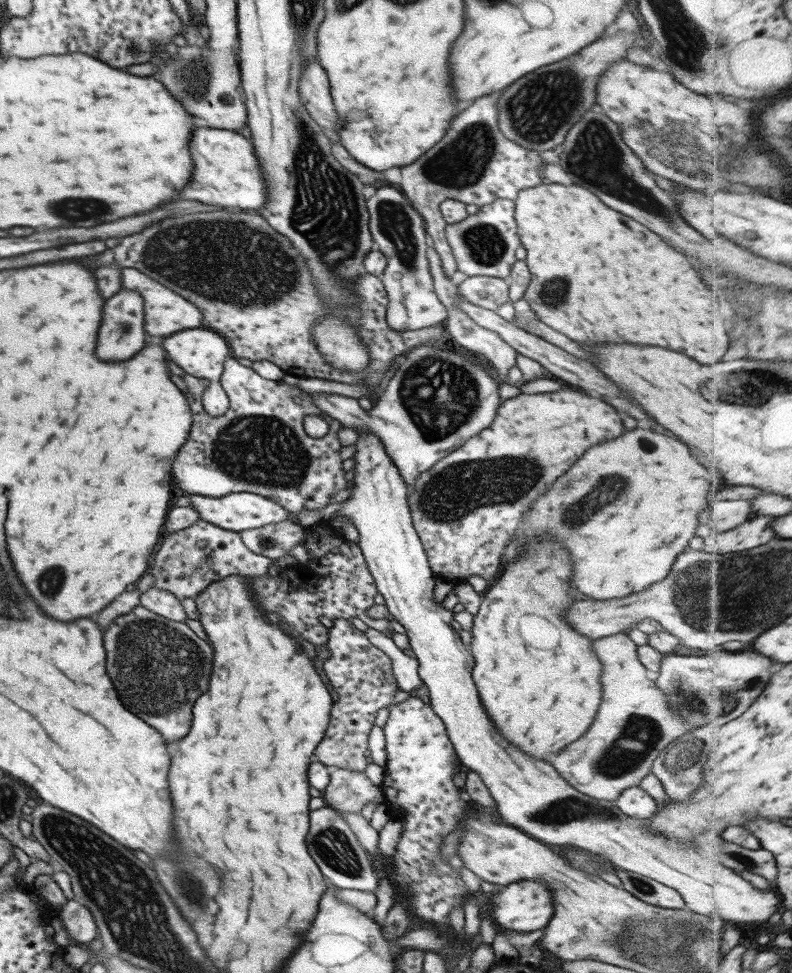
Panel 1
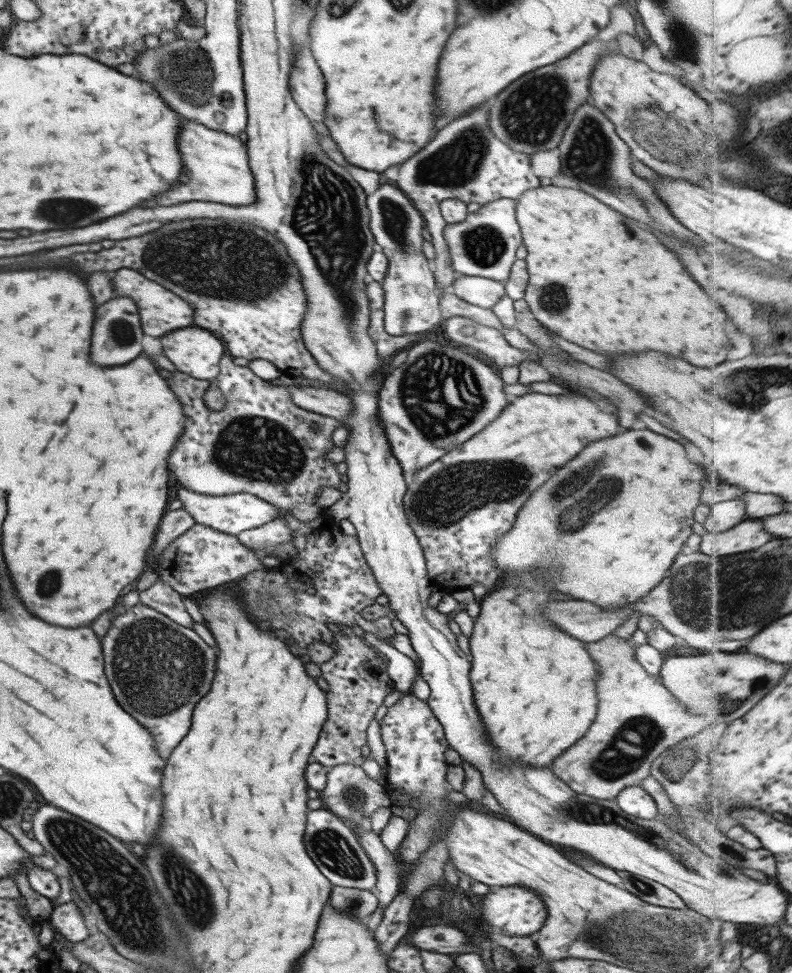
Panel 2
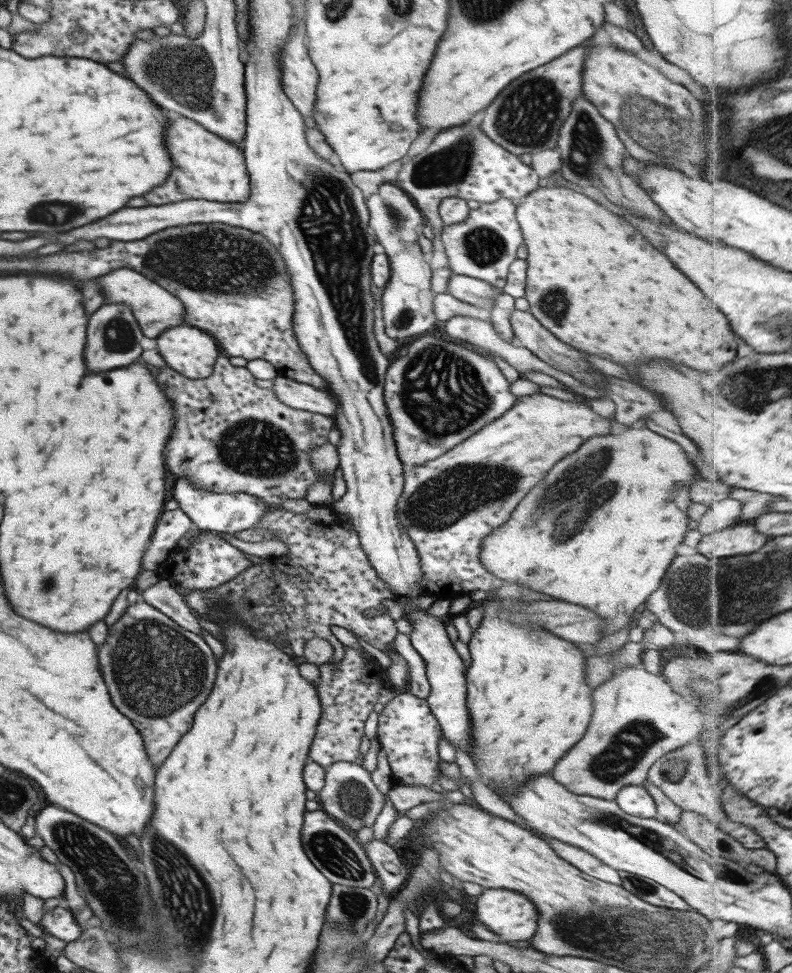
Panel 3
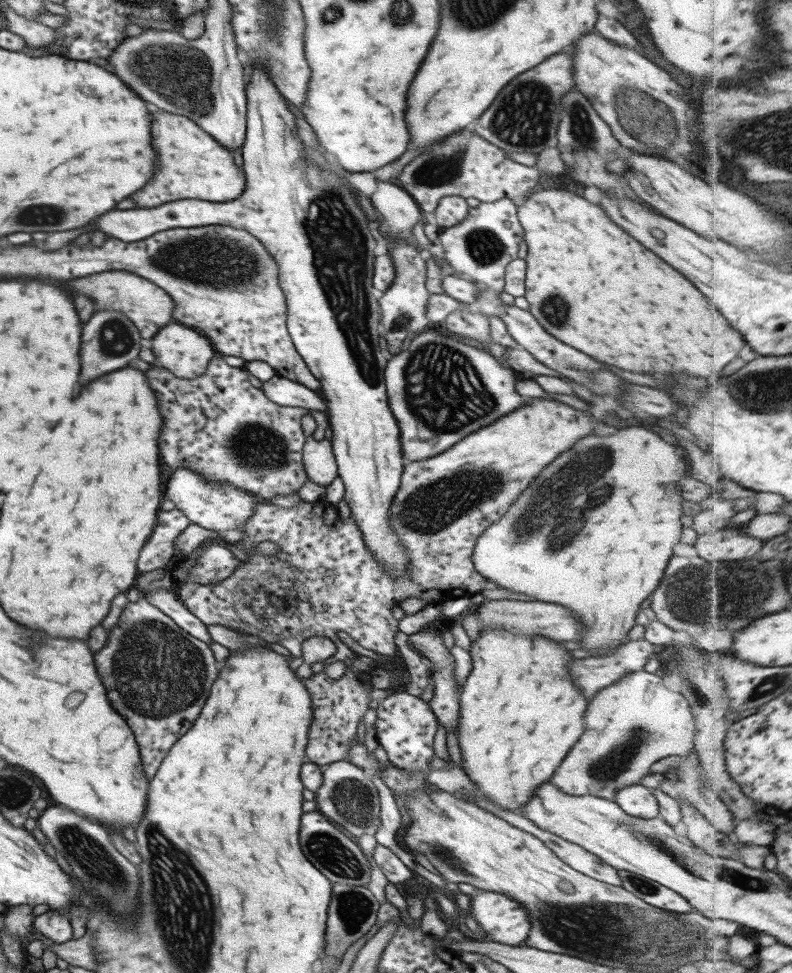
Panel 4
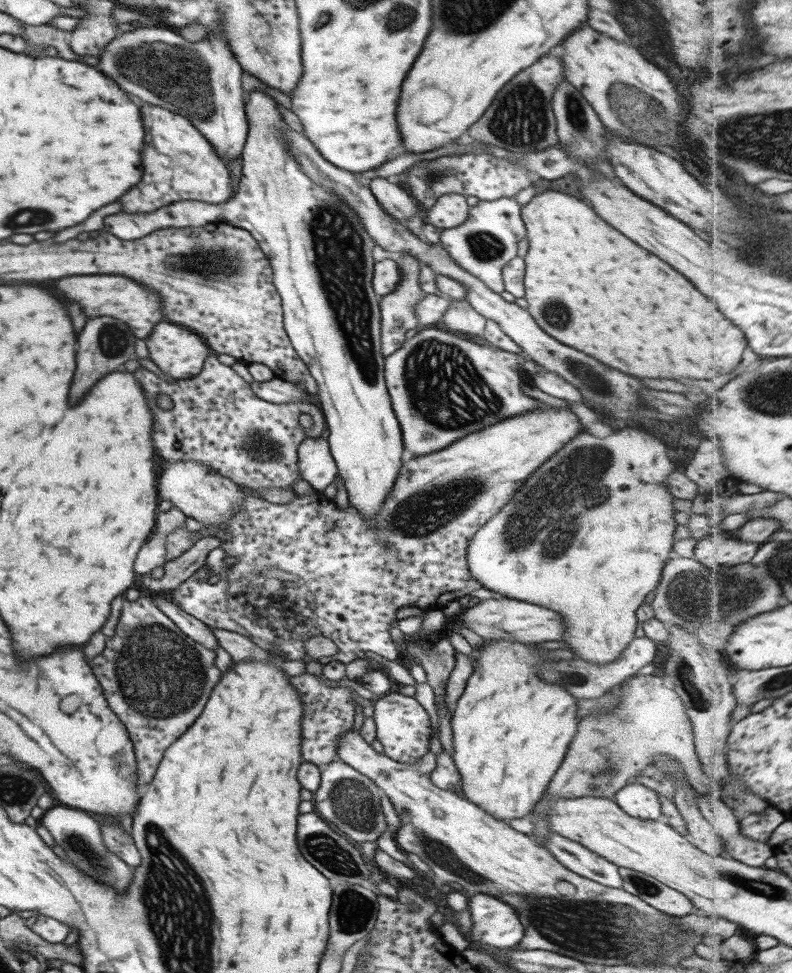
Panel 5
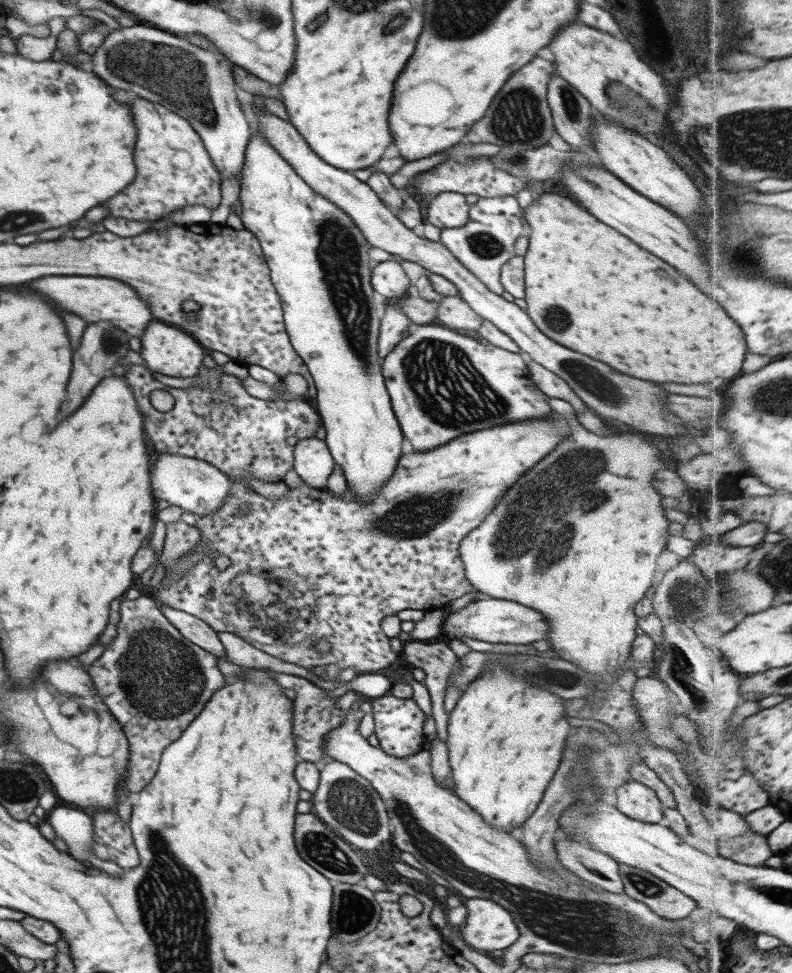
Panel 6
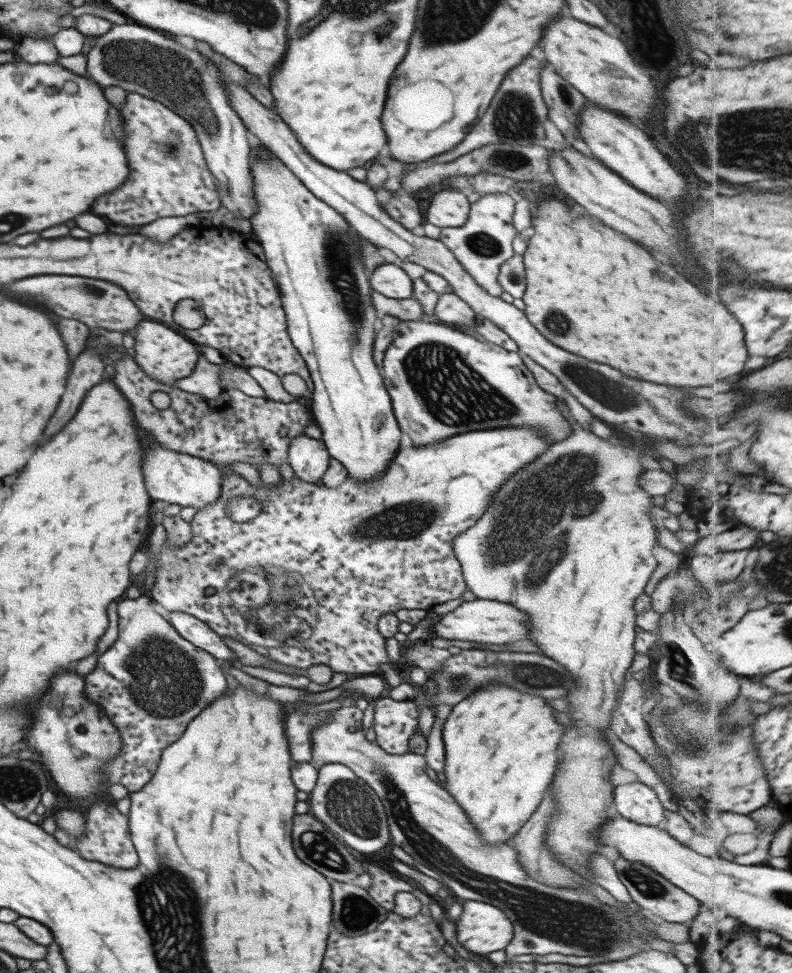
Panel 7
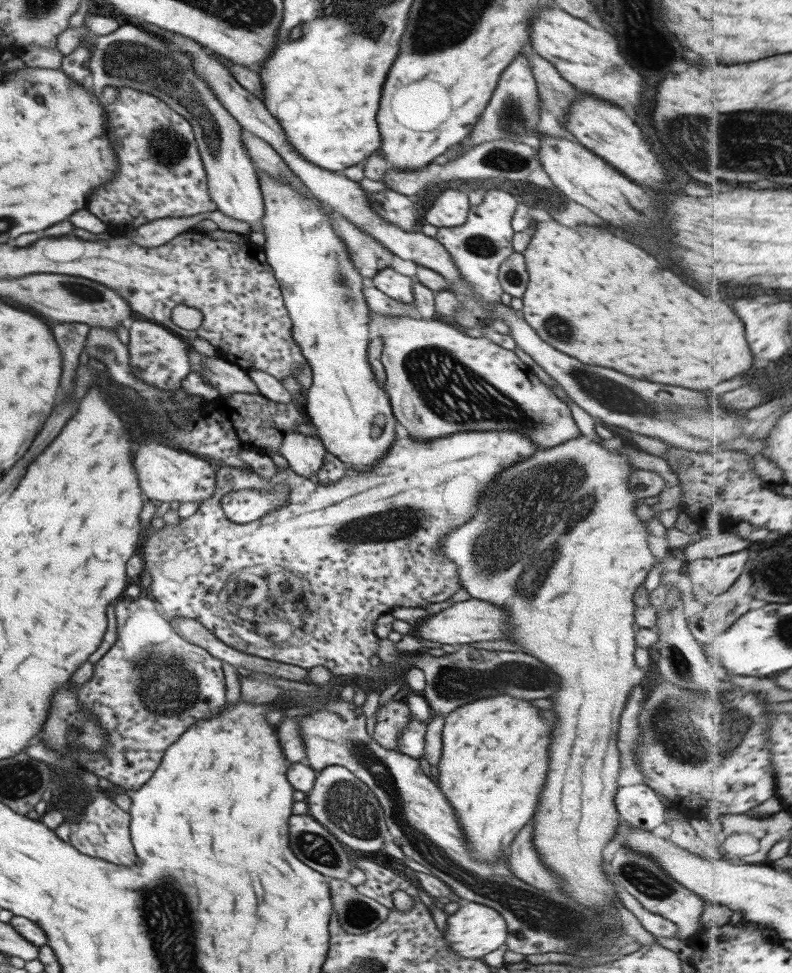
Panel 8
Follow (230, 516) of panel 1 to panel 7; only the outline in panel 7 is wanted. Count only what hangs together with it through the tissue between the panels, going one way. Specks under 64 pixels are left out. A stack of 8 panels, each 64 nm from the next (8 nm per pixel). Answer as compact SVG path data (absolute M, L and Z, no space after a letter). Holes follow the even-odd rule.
M163 447L147 448L141 460L143 487L151 502L159 500L180 507L191 506L199 510L213 503L220 494L222 470L209 461L194 458Z

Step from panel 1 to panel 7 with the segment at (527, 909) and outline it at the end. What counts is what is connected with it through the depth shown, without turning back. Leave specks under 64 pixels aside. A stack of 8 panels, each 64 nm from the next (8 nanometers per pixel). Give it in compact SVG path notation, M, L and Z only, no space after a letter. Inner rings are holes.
M479 900L460 901L461 915L454 921L458 944L475 957L505 949L512 938L513 926L502 910Z

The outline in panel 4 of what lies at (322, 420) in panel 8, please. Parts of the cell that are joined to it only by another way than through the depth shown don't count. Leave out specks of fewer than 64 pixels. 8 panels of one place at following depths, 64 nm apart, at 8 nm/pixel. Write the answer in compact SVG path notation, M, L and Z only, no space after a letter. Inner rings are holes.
M251 66L251 73L248 83L244 86L244 91L246 94L246 130L244 140L240 147L242 156L241 168L245 174L245 187L243 187L243 191L241 191L239 197L222 204L195 199L175 200L175 202L161 204L161 206L149 208L149 210L143 210L143 208L141 208L141 210L115 210L115 212L105 212L105 214L101 214L101 216L97 218L97 228L99 228L101 232L105 232L107 236L113 236L113 238L117 238L117 240L121 240L121 242L130 243L170 228L225 225L246 230L263 244L265 250L273 256L273 261L277 264L277 270L279 270L279 272L277 272L277 286L281 288L283 298L285 298L285 305L287 306L287 311L285 311L285 326L291 338L291 342L293 342L297 354L301 356L311 374L315 376L319 384L321 384L317 392L323 396L325 406L327 406L325 414L327 415L328 424L333 434L330 440L333 452L332 456L336 462L336 474L341 479L343 487L345 487L343 500L346 501L347 507L349 507L350 517L355 520L357 527L362 533L363 543L365 543L365 547L373 553L373 557L375 557L379 563L383 563L383 567L385 567L387 573L391 573L391 575L395 575L395 577L401 577L401 575L409 573L409 566L407 566L409 558L407 558L407 552L405 552L403 544L399 542L399 538L392 532L392 529L388 528L386 517L387 511L389 511L389 507L391 507L390 501L393 499L400 484L403 460L401 460L401 447L399 447L399 427L397 427L397 421L393 418L389 410L387 393L385 392L384 386L384 368L388 355L379 347L379 336L381 335L380 309L378 308L377 298L373 296L372 287L372 265L374 264L373 248L375 248L375 240L371 232L367 229L367 216L363 214L363 210L359 208L359 204L353 202L353 200L355 200L355 194L351 196L349 190L347 190L349 186L347 186L343 180L339 180L339 176L335 176L335 174L331 174L331 172L325 172L325 170L317 170L317 168L309 162L309 158L307 158L307 154L305 154L305 150L303 150L305 145L301 141L301 138L299 138L297 130L295 130L294 116L287 109L285 98L281 96L281 94L277 92L277 88L271 84L269 76L267 76L261 68Z

